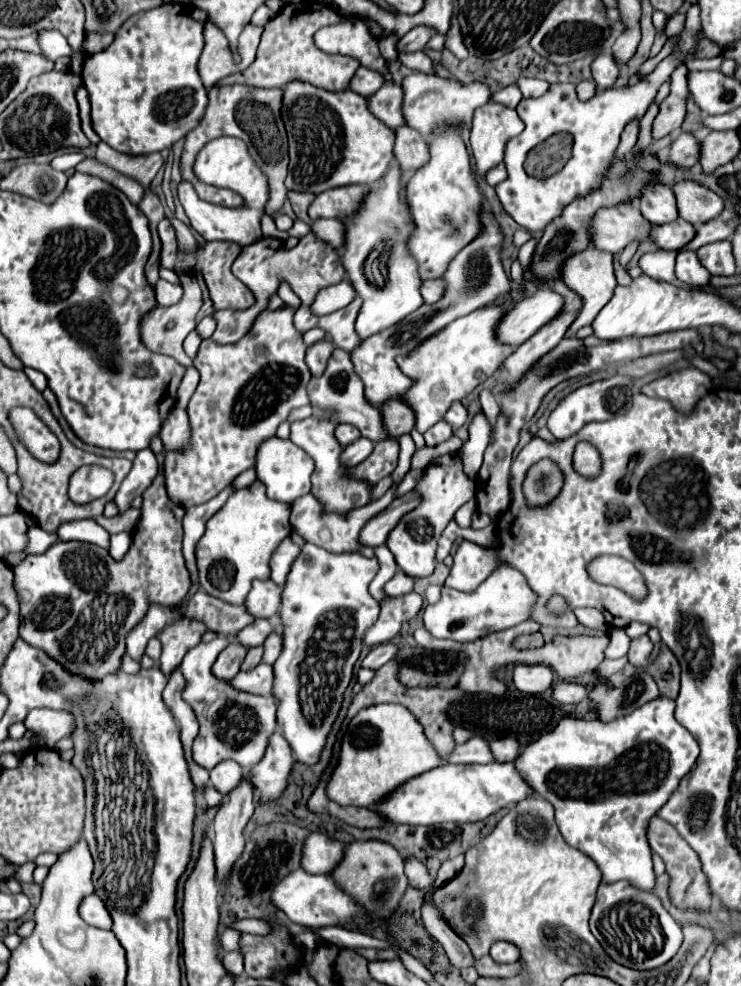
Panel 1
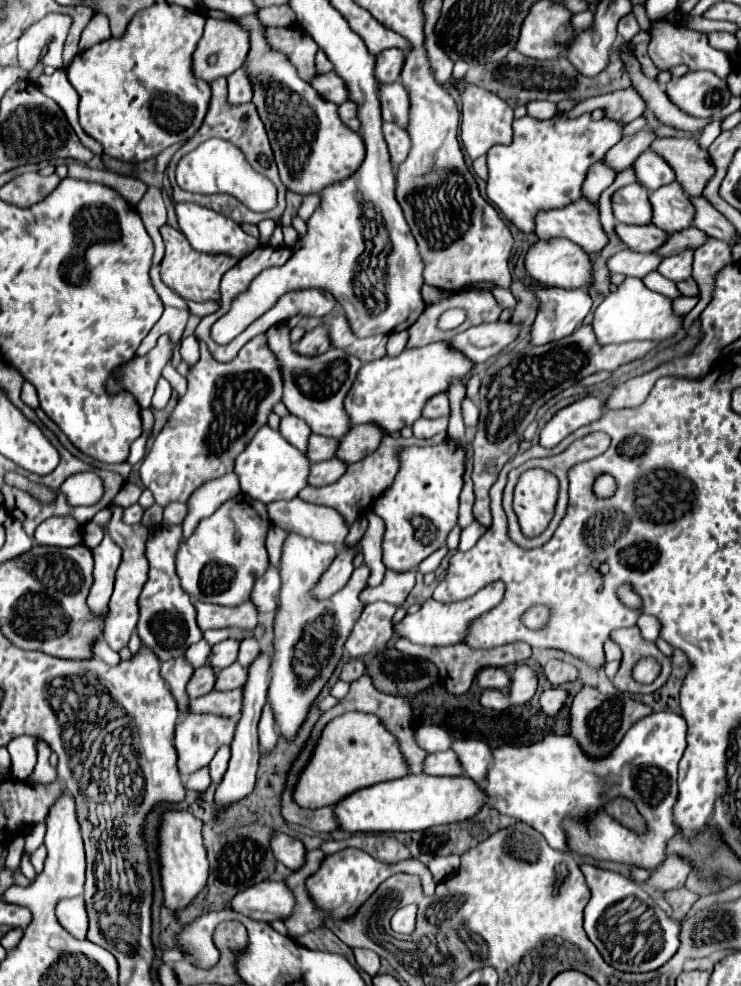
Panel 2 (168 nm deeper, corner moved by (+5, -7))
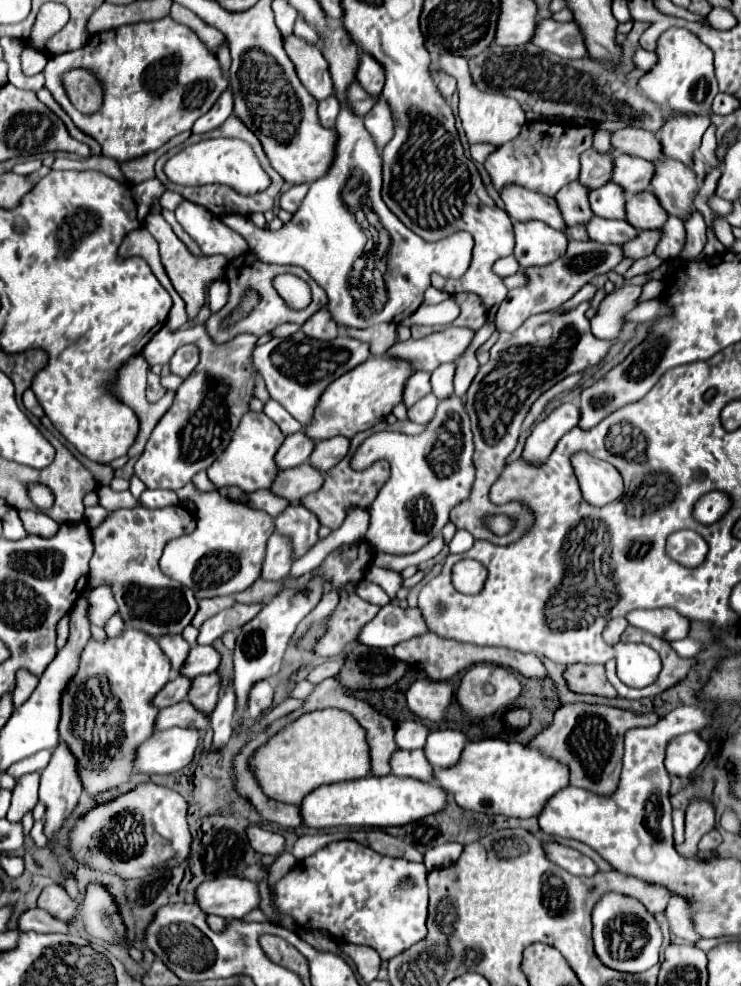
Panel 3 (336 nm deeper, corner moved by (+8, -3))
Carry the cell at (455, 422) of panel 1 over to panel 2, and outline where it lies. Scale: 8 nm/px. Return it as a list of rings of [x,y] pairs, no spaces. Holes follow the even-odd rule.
[[[437,394],[433,396],[425,410],[423,410],[423,416],[425,418],[441,418],[441,416],[449,416],[451,414],[451,408],[449,408],[449,398],[447,394]]]

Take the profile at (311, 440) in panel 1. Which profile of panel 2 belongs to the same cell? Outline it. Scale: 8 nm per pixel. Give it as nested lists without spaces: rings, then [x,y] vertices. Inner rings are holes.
[[[285,416],[285,418],[281,418],[279,432],[295,448],[299,448],[301,452],[307,452],[307,438],[313,434],[311,428],[307,426],[307,422],[303,422],[303,420],[295,418],[295,416]]]

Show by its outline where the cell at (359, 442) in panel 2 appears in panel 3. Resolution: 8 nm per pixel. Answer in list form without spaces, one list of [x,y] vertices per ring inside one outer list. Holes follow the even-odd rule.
[[[342,436],[318,442],[314,446],[312,456],[310,456],[308,462],[310,462],[310,466],[314,466],[320,472],[328,472],[330,468],[334,468],[346,456],[348,446],[350,446],[350,440],[342,438]]]

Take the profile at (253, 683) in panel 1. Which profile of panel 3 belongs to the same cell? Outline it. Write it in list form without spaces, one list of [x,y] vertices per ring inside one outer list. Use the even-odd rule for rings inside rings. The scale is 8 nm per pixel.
[[[180,702],[180,704],[174,704],[174,706],[168,706],[164,710],[158,712],[156,716],[156,724],[154,728],[156,730],[168,730],[168,728],[196,728],[198,732],[206,732],[206,726],[208,726],[208,718],[198,712],[190,702]]]

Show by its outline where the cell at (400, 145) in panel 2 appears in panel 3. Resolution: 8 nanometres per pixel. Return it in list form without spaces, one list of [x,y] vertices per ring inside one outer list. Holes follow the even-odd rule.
[[[380,96],[380,104],[376,104],[376,108],[372,108],[372,112],[368,112],[368,116],[364,116],[364,126],[372,134],[378,150],[382,150],[388,144],[388,140],[392,138],[394,120],[392,120],[390,108],[382,96]]]

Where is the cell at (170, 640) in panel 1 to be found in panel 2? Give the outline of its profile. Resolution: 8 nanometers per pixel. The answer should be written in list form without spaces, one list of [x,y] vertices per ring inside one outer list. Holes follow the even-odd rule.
[[[155,526],[147,540],[147,560],[149,560],[149,580],[143,586],[139,596],[139,624],[137,634],[143,646],[151,648],[153,654],[163,662],[175,656],[183,656],[191,644],[197,644],[203,638],[203,632],[195,620],[195,608],[179,584],[175,572],[175,554],[179,550],[181,526]]]

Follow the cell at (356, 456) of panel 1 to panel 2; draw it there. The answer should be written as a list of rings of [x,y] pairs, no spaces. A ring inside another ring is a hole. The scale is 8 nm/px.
[[[331,458],[331,460],[325,460],[325,462],[317,462],[317,464],[311,466],[309,484],[313,484],[313,486],[331,484],[331,482],[339,480],[345,470],[347,470],[347,464],[339,462],[339,458]]]

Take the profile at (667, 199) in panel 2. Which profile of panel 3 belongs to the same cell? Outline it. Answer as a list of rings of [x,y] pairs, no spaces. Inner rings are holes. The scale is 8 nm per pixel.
[[[648,190],[634,194],[626,200],[626,220],[638,230],[658,230],[664,226],[666,218],[668,212],[660,208],[656,196],[652,196],[652,192]]]

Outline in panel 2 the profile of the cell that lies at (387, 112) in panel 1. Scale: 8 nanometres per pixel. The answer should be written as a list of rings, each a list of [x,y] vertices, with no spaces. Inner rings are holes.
[[[343,102],[341,106],[339,106],[339,116],[341,116],[341,120],[349,126],[349,128],[353,128],[353,130],[357,130],[359,132],[359,128],[361,128],[361,120],[359,120],[359,108],[357,108],[357,104],[355,102]]]

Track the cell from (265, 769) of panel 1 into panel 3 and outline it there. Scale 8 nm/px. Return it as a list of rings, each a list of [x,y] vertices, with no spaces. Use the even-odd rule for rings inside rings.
[[[258,680],[252,686],[252,692],[248,692],[248,706],[246,712],[252,720],[258,720],[272,704],[272,686],[268,680]]]

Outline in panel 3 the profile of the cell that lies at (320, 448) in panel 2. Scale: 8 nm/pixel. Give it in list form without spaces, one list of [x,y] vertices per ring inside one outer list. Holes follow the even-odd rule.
[[[302,432],[286,436],[284,444],[276,452],[276,466],[278,466],[278,470],[296,468],[296,466],[308,462],[312,448],[314,448],[314,442],[308,436],[304,436]]]

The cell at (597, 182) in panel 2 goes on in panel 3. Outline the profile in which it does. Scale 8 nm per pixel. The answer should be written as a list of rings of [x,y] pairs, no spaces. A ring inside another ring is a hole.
[[[572,182],[568,186],[564,186],[556,196],[554,196],[560,214],[564,216],[566,226],[576,226],[576,224],[584,224],[588,222],[594,214],[588,206],[588,188],[584,188],[578,182]]]

